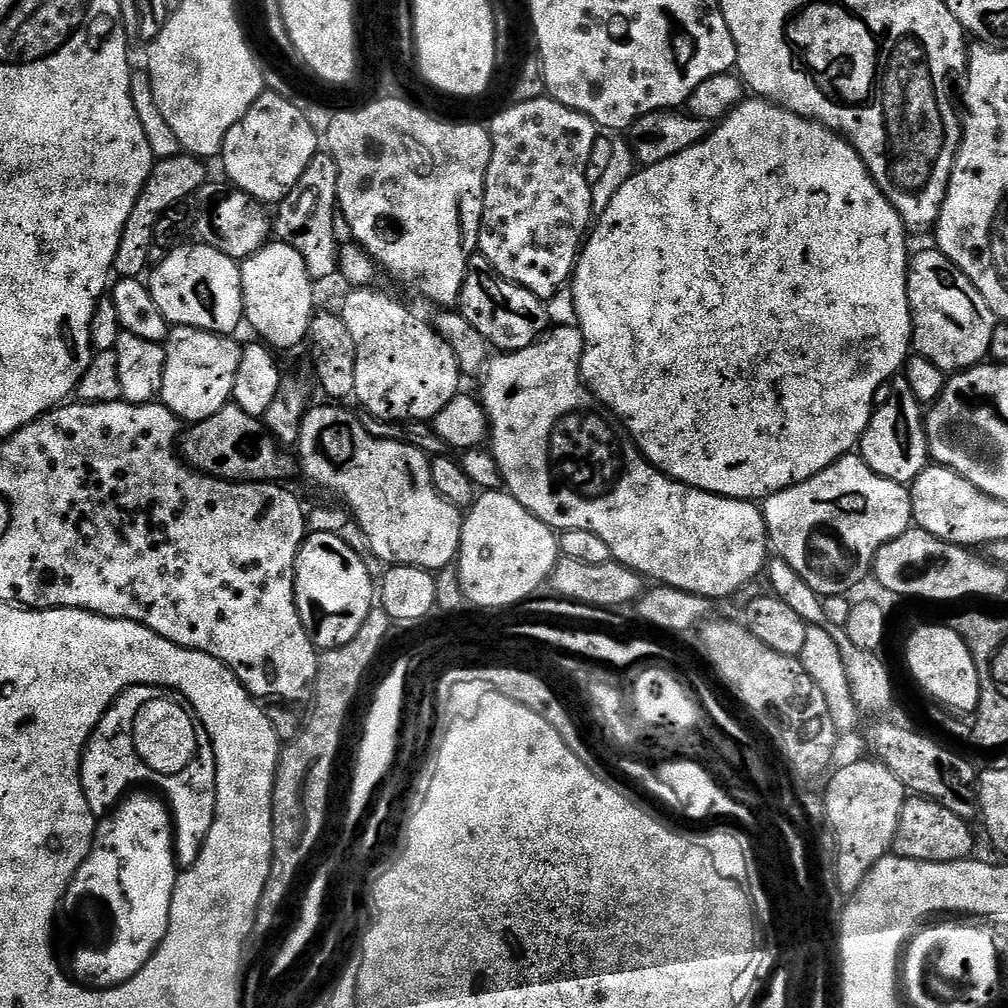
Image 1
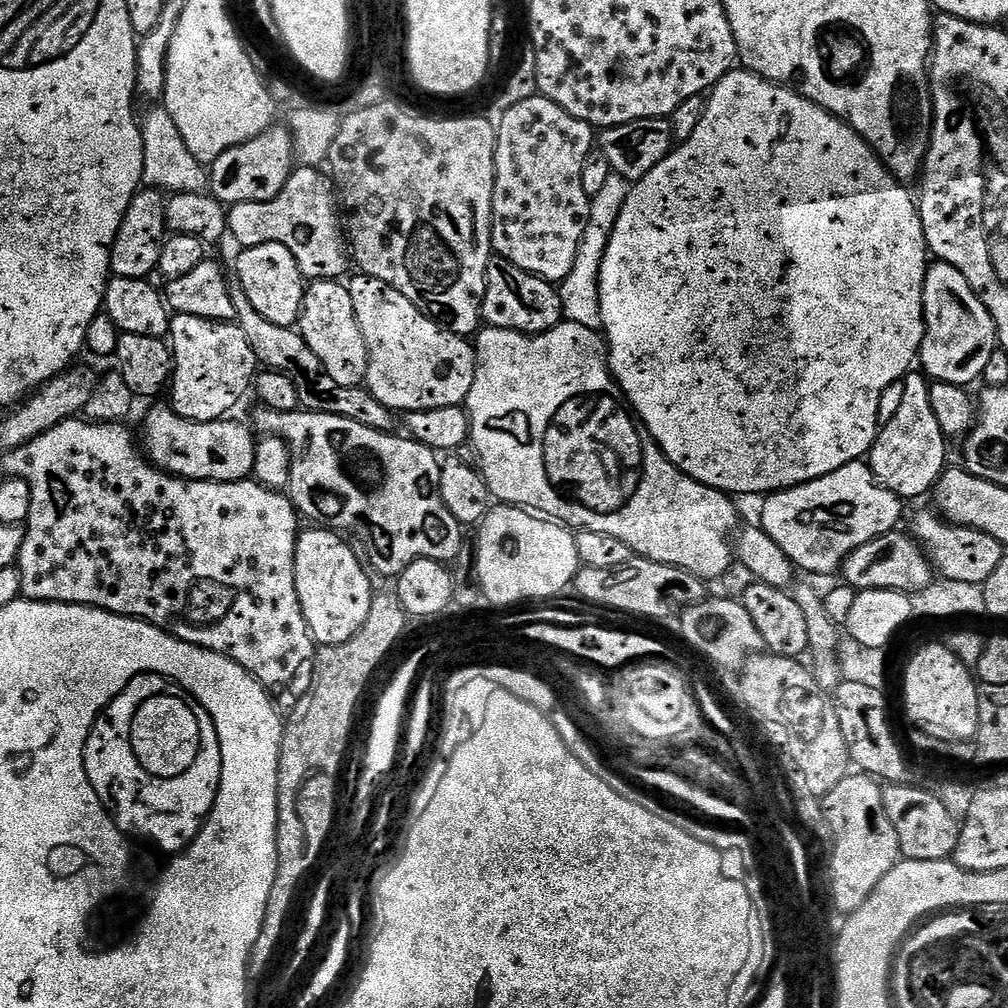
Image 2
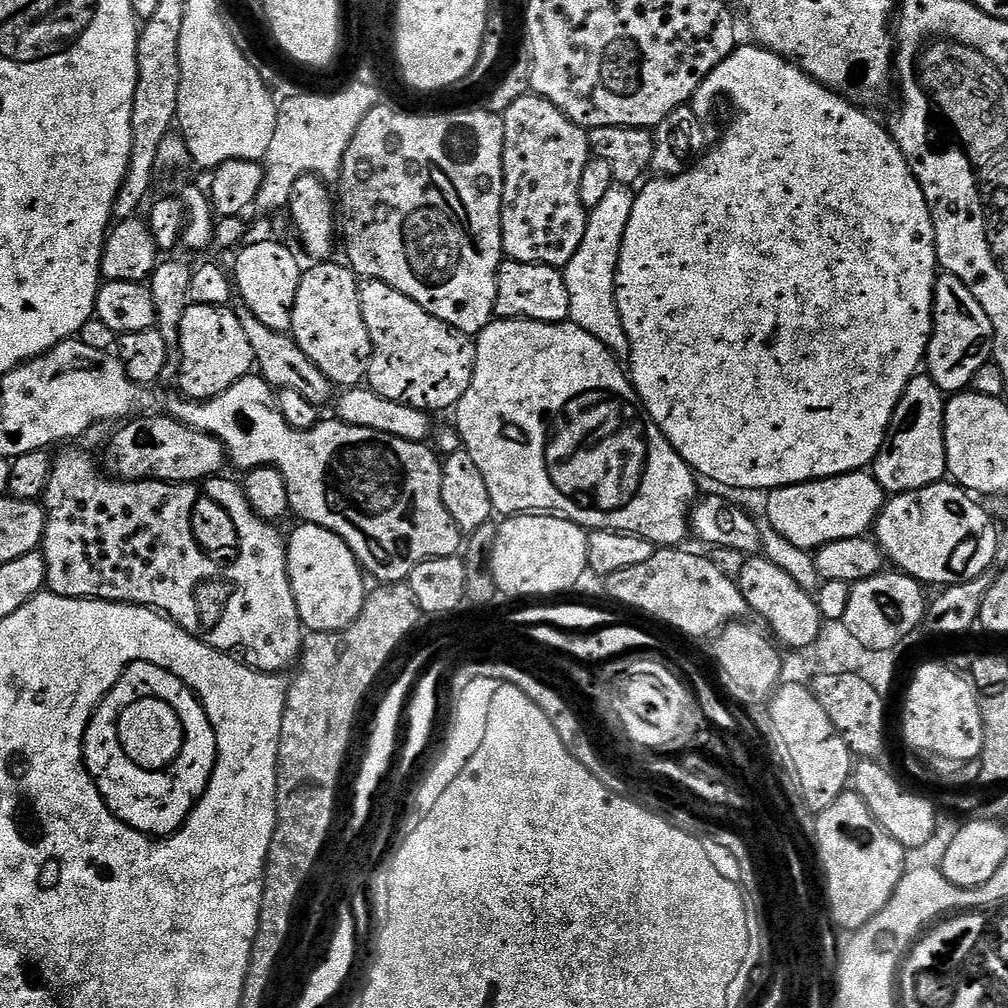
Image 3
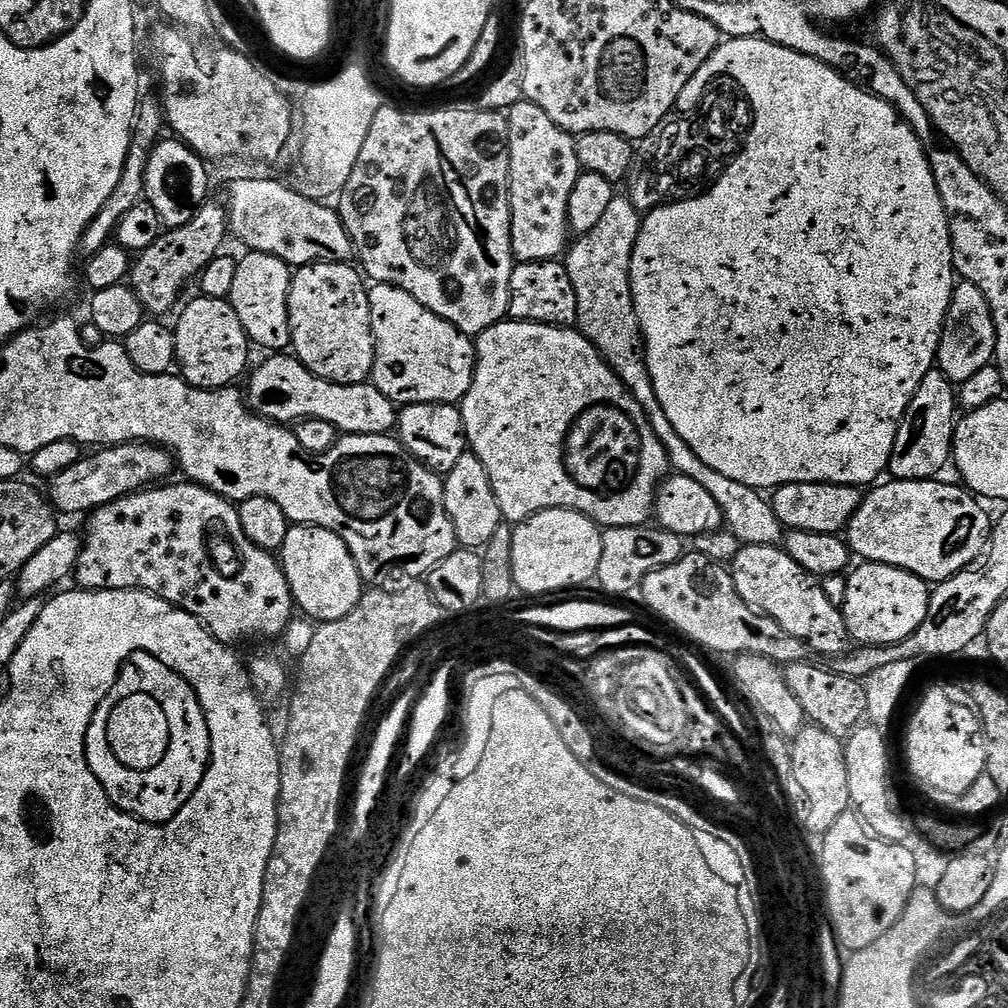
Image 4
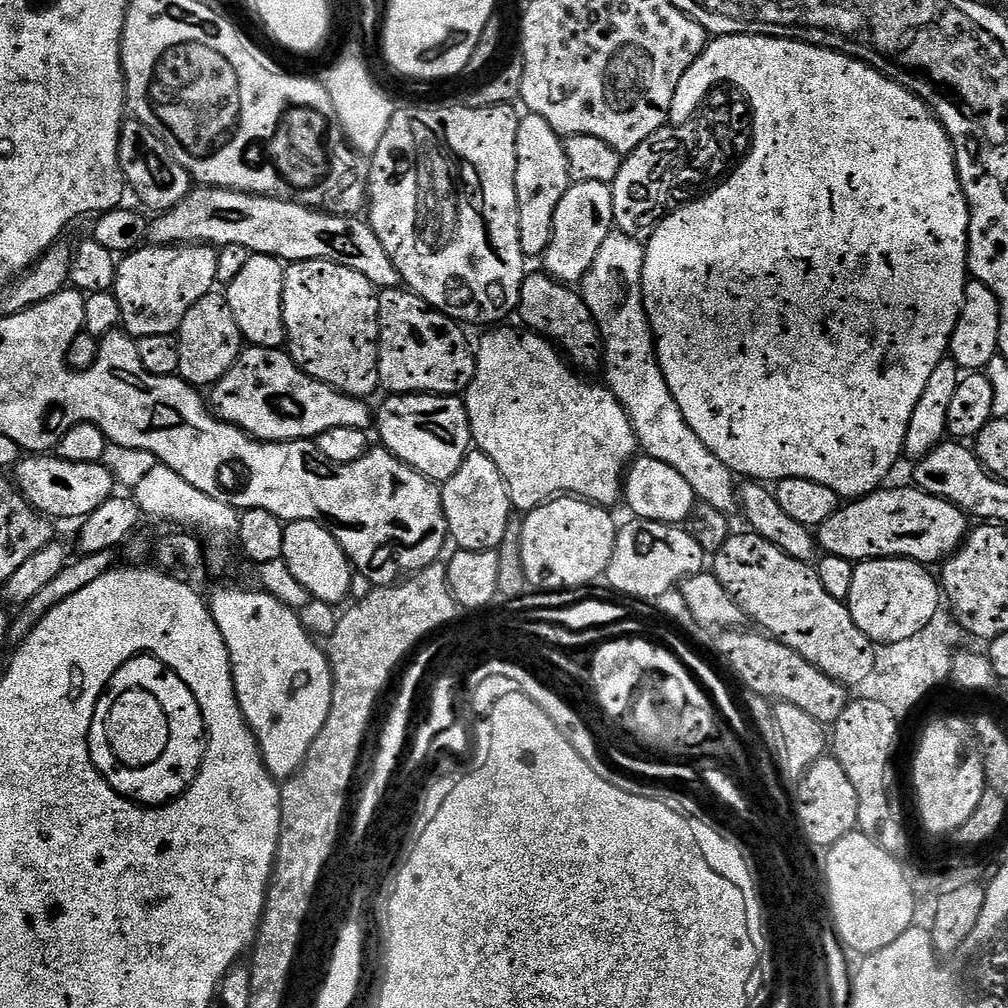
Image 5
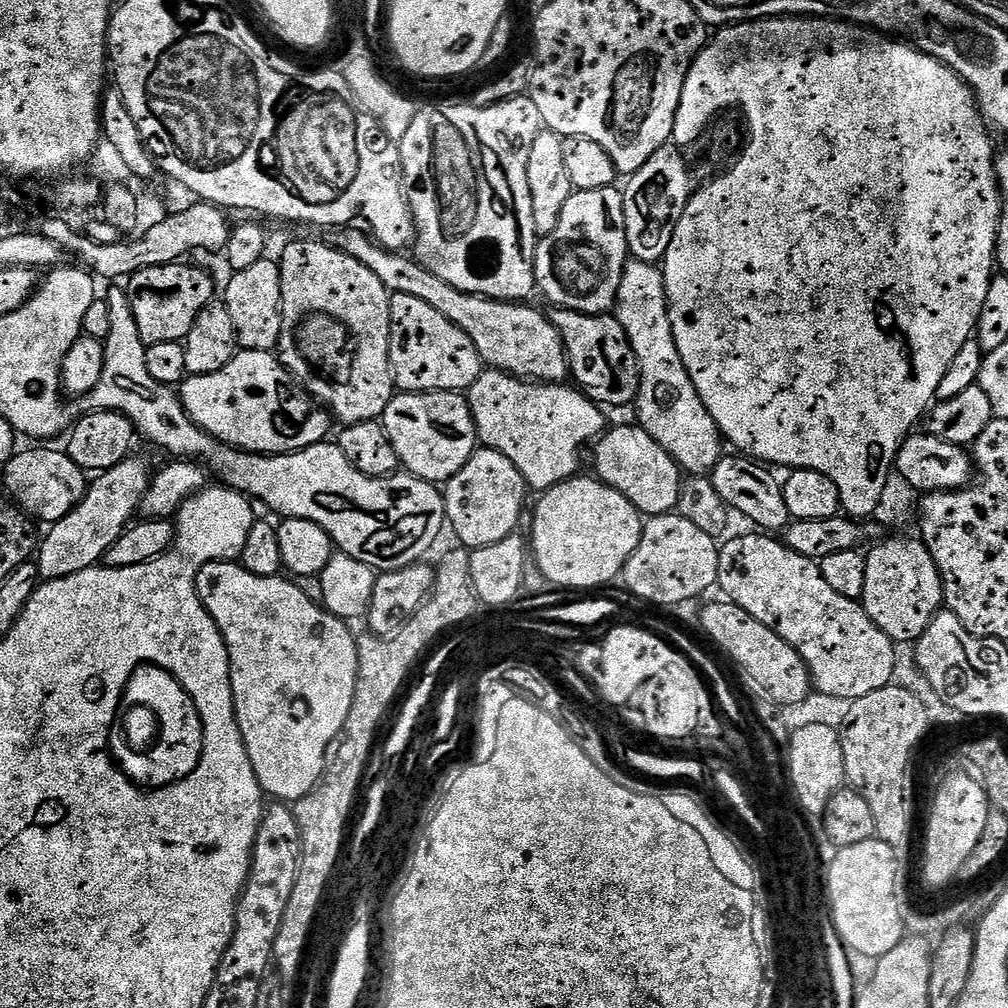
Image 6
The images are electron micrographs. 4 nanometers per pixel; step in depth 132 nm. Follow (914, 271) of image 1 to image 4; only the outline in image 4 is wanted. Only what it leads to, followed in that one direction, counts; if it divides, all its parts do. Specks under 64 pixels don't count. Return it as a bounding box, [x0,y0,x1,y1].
[936,280,996,386]

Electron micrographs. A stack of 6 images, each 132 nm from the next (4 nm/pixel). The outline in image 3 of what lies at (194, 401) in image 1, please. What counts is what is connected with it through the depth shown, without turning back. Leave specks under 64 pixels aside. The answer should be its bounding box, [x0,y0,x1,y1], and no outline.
[178,303,254,400]

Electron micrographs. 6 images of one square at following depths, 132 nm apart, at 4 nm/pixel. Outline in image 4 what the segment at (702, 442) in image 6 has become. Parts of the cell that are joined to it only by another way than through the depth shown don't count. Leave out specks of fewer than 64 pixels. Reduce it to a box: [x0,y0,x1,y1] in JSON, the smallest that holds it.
[566,195,786,545]

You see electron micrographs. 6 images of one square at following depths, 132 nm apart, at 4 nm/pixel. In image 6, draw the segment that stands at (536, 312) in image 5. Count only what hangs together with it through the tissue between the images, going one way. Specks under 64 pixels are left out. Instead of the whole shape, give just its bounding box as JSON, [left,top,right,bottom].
[550,307,640,408]

